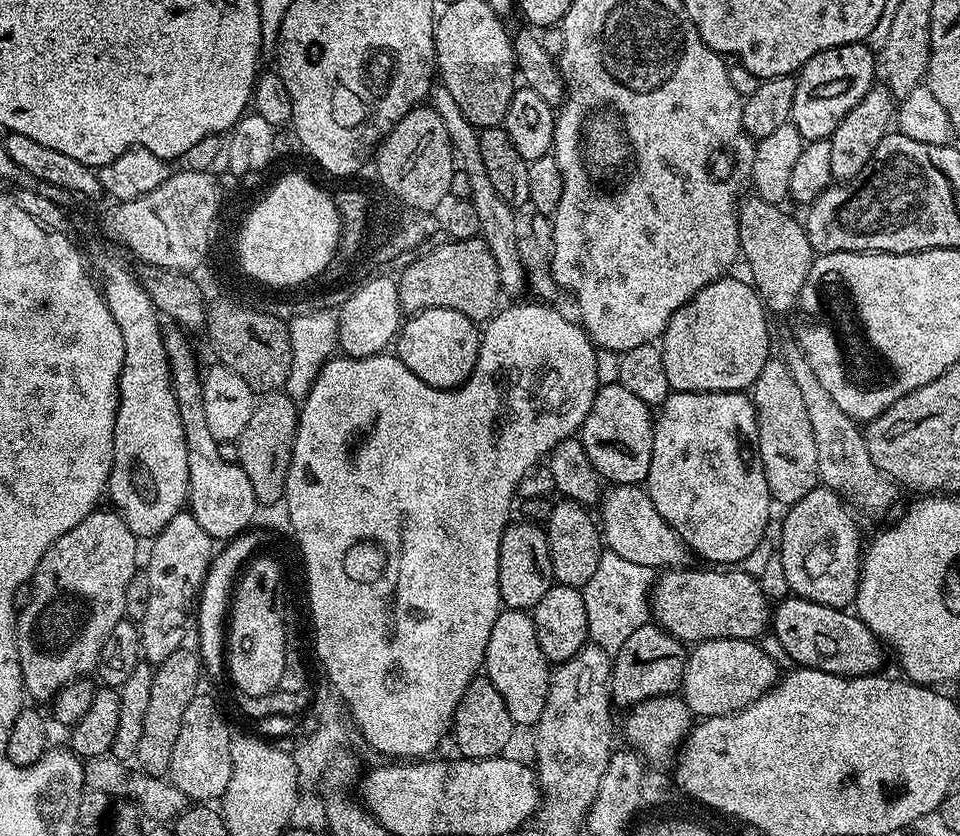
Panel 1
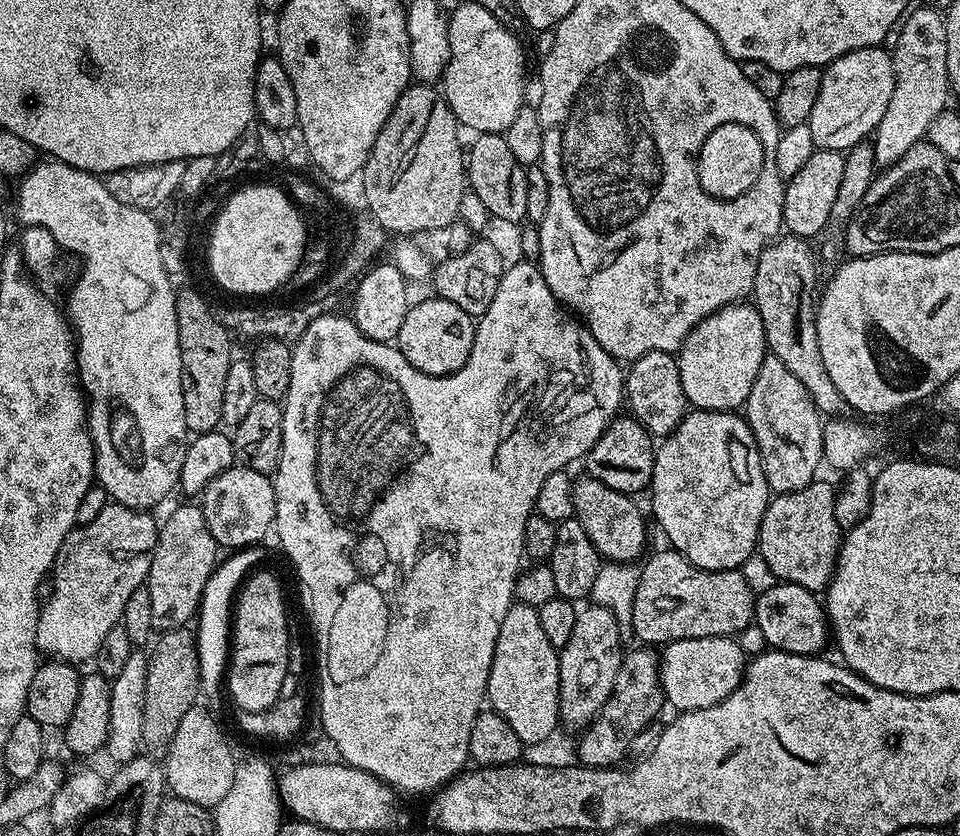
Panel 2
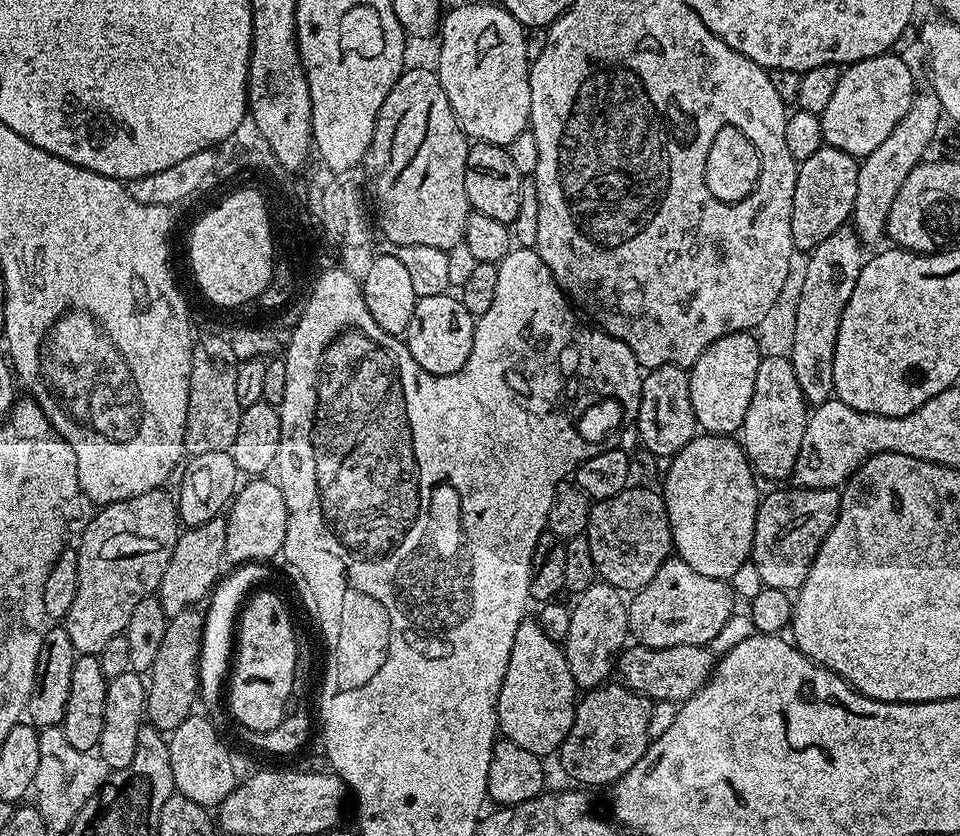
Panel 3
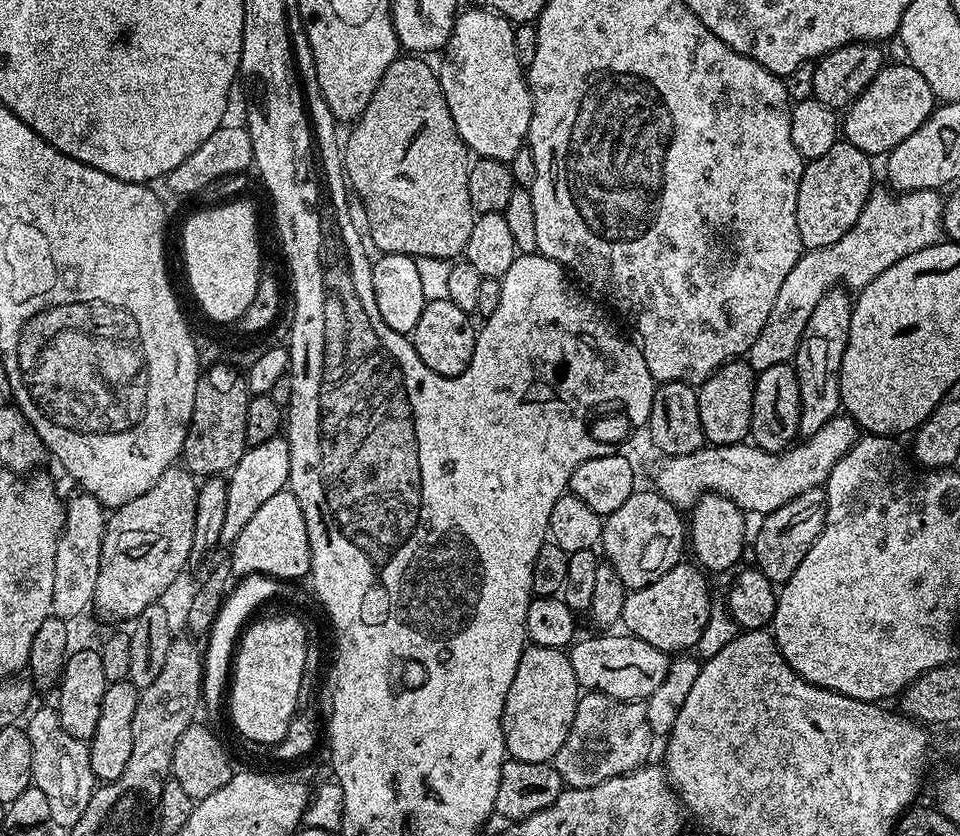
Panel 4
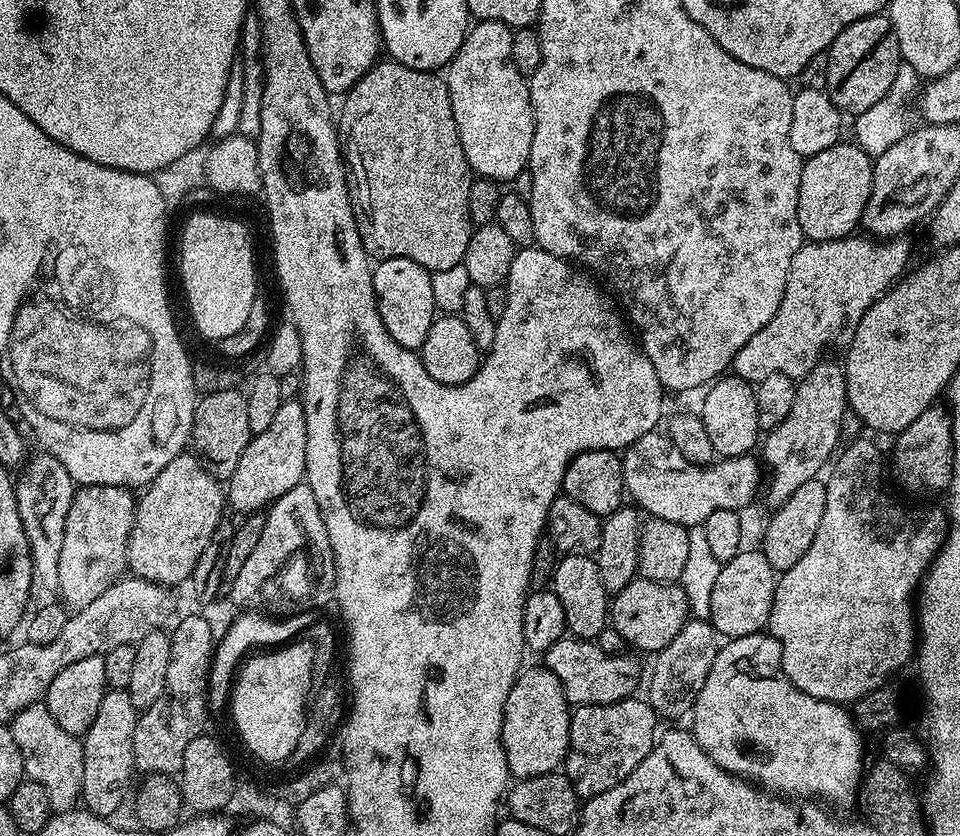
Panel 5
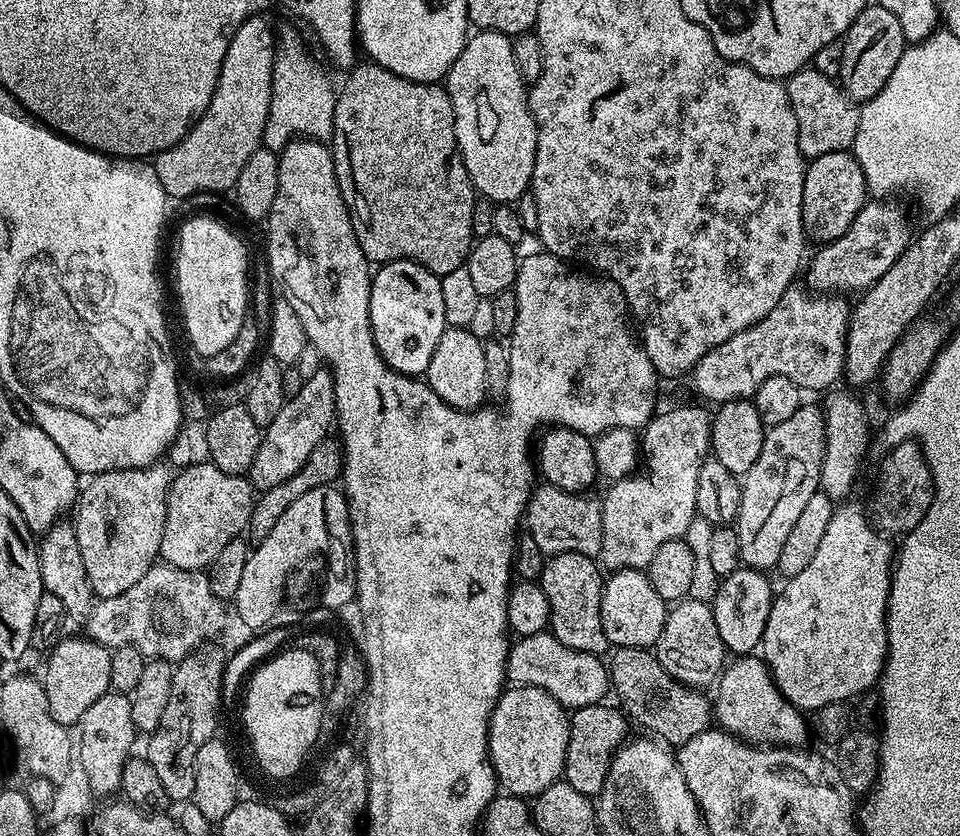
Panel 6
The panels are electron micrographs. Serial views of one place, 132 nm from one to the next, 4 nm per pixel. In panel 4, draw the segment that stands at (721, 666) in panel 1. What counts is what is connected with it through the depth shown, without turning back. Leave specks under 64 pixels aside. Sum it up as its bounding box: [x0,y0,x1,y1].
[568,636,670,701]

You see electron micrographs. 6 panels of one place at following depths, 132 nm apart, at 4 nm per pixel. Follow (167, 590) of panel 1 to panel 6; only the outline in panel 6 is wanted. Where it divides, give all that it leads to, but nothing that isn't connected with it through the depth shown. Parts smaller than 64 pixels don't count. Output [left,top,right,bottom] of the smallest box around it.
[246,372,336,490]

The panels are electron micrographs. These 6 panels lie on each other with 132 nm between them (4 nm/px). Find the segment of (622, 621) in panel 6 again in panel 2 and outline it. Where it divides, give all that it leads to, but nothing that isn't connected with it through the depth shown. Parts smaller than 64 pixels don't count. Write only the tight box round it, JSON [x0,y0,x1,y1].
[630,551,756,646]

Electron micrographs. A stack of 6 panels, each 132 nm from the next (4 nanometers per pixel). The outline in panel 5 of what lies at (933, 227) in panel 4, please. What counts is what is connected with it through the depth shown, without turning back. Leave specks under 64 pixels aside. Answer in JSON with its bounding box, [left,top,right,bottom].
[731,234,911,386]

